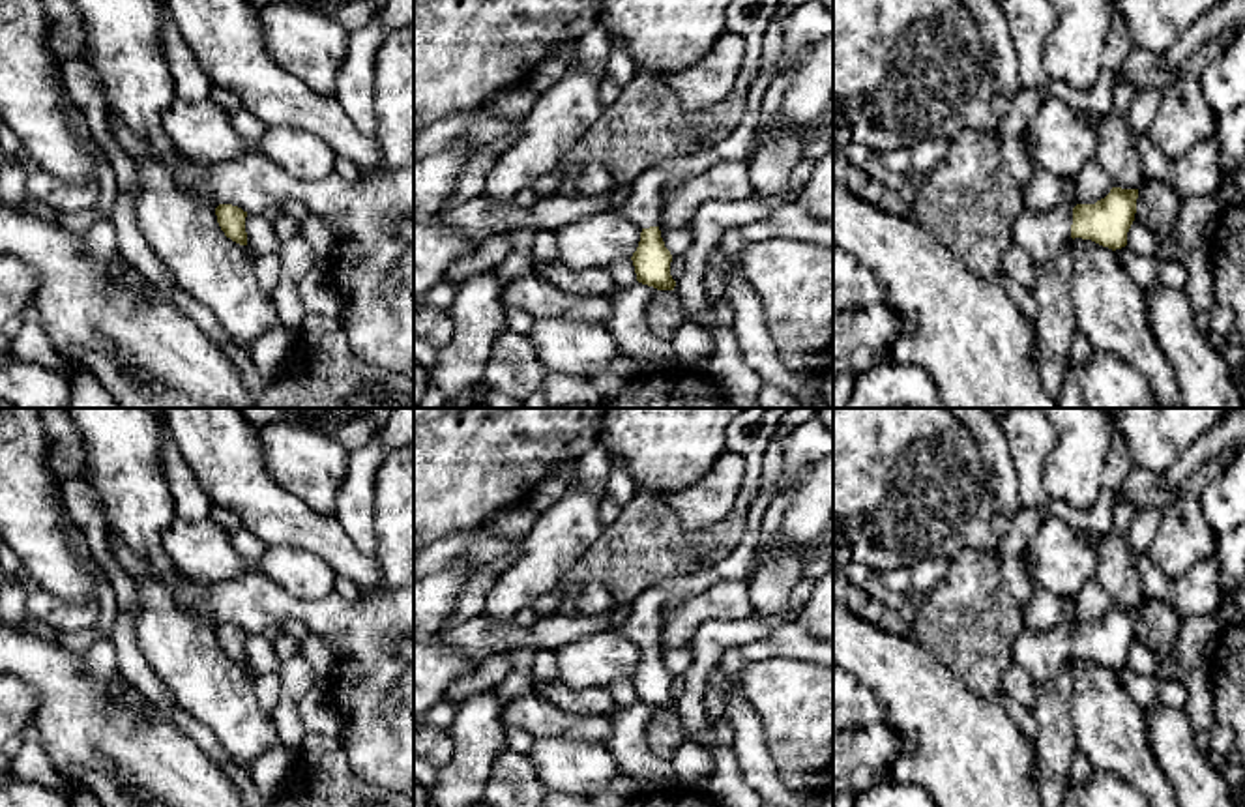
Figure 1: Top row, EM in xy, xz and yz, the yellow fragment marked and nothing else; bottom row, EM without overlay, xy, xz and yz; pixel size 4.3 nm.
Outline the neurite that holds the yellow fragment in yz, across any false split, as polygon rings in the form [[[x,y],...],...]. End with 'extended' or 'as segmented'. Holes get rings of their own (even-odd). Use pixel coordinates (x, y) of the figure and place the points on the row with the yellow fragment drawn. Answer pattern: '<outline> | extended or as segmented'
[[[1112,187],[1095,204],[1071,208],[1062,200],[1048,213],[1024,210],[1013,225],[1013,243],[1022,247],[1035,264],[1050,260],[1063,242],[1082,238],[1112,251],[1127,245],[1135,221],[1138,189]]] | extended

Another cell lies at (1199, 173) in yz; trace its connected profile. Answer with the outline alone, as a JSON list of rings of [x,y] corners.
[[[1215,135],[1191,148],[1187,155],[1172,161],[1172,187],[1183,197],[1209,197],[1215,195],[1223,172],[1219,157],[1223,154],[1221,137]]]

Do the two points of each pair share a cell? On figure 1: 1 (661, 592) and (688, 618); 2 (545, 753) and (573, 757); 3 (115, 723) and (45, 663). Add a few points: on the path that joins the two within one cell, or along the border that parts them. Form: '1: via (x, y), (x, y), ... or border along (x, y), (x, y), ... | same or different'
1: border along (717, 579), (682, 601) | different
2: via (553, 757), (566, 757) | same
3: via (98, 716), (62, 680) | same

